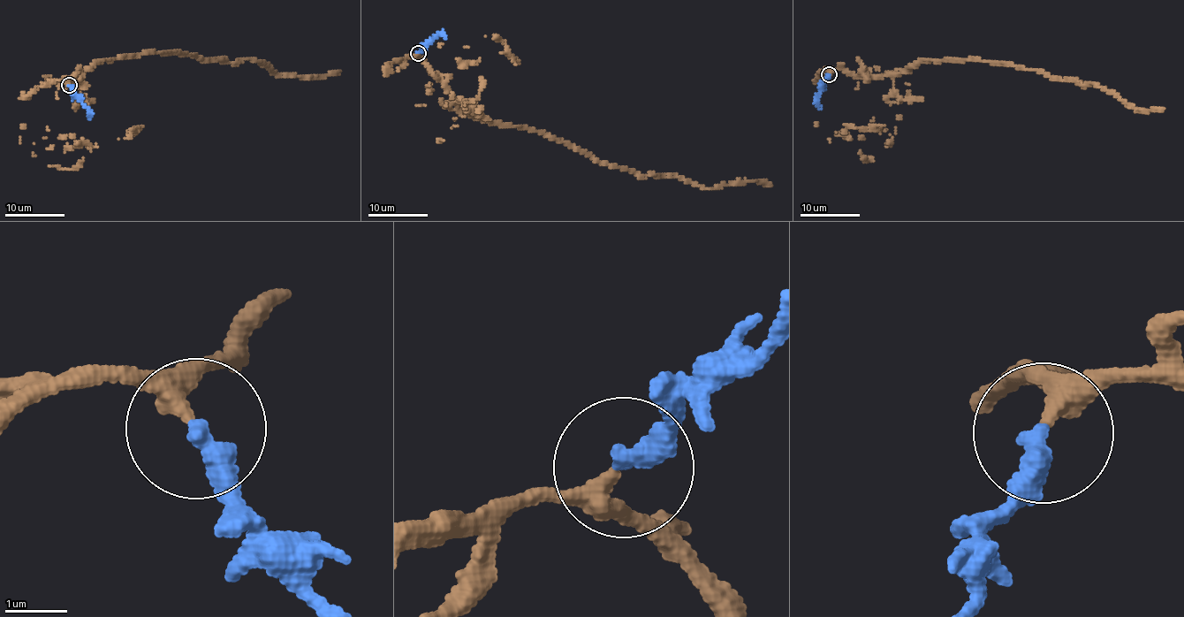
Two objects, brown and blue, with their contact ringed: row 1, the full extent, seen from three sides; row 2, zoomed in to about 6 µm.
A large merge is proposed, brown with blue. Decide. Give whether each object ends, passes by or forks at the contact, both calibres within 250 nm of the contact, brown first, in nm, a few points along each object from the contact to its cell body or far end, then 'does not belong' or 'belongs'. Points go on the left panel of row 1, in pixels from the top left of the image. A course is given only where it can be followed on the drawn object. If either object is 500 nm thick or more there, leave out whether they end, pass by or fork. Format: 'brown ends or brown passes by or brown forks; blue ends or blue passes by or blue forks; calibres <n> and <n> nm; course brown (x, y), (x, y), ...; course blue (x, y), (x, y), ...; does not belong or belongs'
brown passes by; blue ends; calibres 280 and 360 nm; course brown (69, 85), (69, 79), (73, 84), (101, 60), (178, 51), (207, 61), (260, 60), (281, 74), (339, 72); course blue (70, 85), (75, 99), (90, 112), (88, 118); belongs

